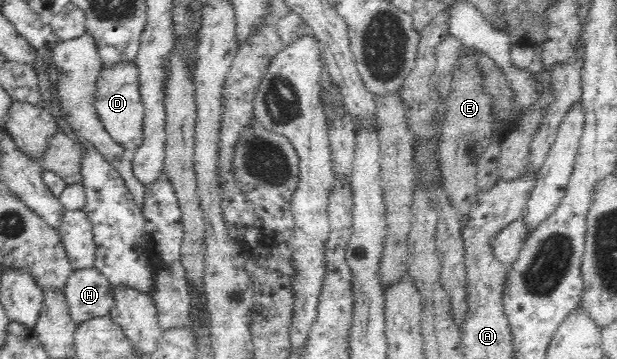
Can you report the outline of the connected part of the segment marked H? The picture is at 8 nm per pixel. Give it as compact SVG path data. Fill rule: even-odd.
M94 266L75 269L63 291L69 304L69 313L77 324L110 315L115 306L114 288Z

